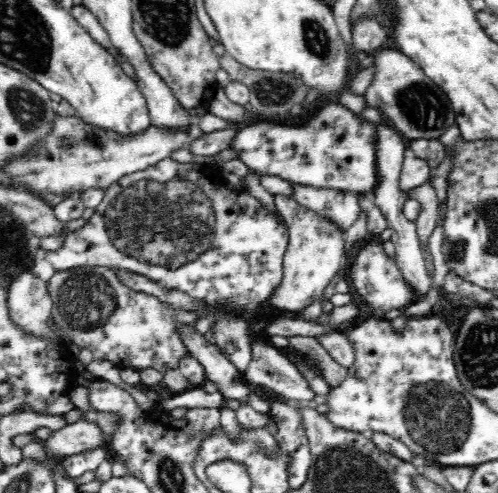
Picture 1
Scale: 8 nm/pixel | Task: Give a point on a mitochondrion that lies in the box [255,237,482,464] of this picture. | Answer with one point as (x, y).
(435, 417)

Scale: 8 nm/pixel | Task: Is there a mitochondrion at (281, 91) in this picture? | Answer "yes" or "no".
yes

